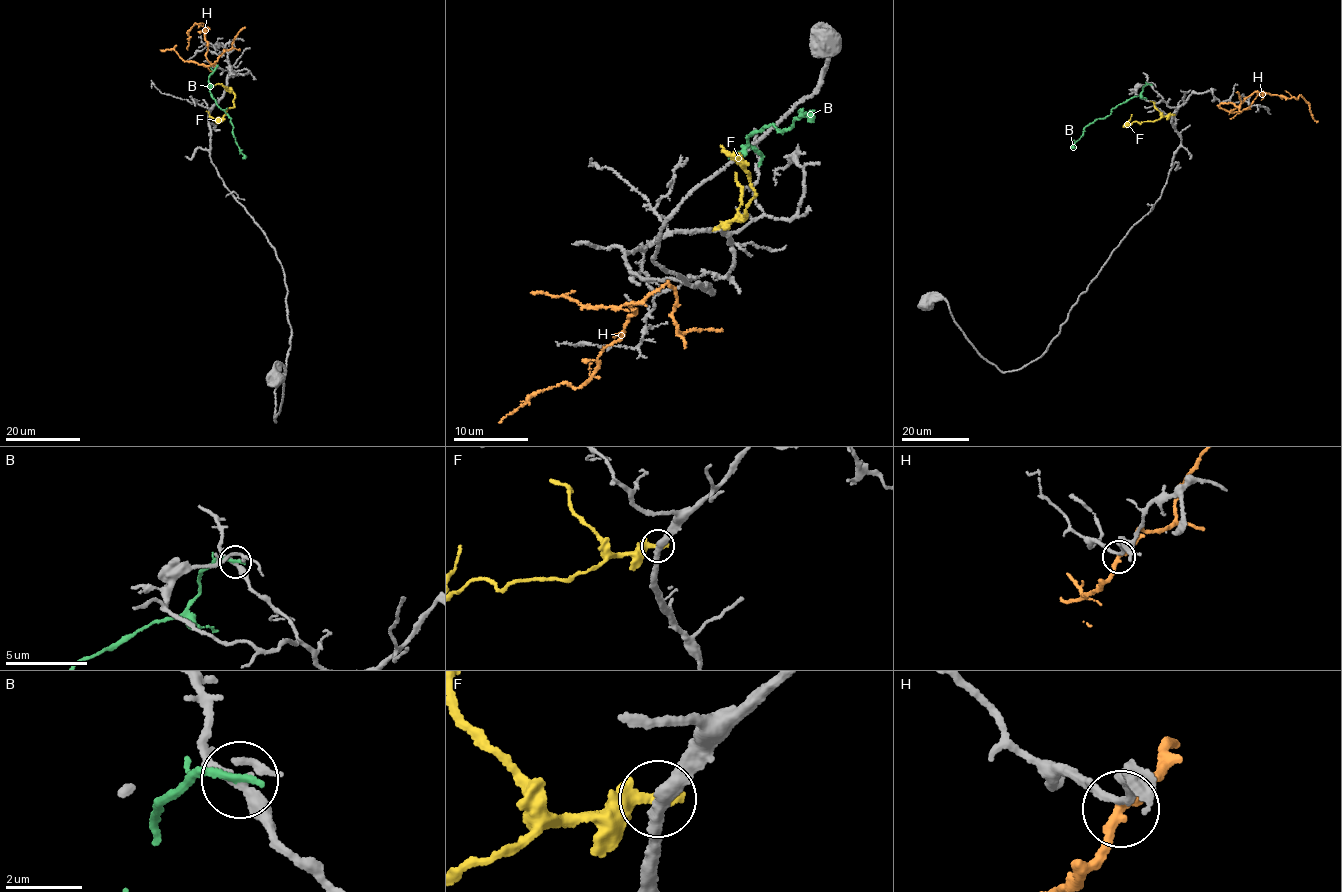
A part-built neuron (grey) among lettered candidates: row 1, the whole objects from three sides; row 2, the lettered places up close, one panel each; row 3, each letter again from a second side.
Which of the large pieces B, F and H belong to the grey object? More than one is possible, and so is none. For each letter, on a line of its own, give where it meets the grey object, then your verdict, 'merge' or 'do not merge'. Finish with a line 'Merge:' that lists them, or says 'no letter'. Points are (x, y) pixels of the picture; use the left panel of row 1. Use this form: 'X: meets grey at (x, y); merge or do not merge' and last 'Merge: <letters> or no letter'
B: meets grey at (217, 66); do not merge
F: meets grey at (224, 87); do not merge
H: meets grey at (219, 56); do not merge
Merge: no letter

